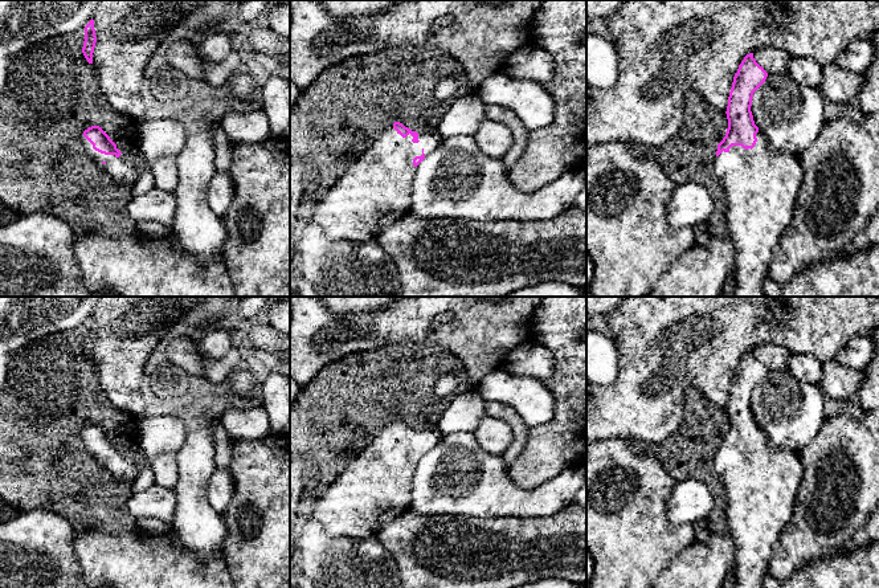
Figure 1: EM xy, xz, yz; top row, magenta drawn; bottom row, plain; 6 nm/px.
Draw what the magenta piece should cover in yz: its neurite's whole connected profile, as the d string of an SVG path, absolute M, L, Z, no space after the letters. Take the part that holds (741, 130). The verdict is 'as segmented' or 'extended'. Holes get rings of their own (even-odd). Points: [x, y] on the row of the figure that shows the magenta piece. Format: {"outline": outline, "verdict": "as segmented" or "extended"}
{"outline": "M753 53L744 57L733 77L728 97L727 119L728 128L723 140L717 144L714 160L714 173L721 181L727 199L727 228L736 252L736 286L733 297L766 297L764 279L768 277L769 266L781 242L782 234L794 219L796 201L804 183L804 170L800 158L774 151L768 147L766 138L755 124L751 111L753 93L765 82L768 73L753 58Z", "verdict": "extended"}

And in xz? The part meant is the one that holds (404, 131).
{"outline": "M400 122L388 126L380 136L363 152L363 155L346 170L324 196L312 204L312 222L318 224L330 241L365 242L392 222L406 216L410 205L412 185L416 177L417 166L432 154L442 139L436 132L416 132Z", "verdict": "extended"}

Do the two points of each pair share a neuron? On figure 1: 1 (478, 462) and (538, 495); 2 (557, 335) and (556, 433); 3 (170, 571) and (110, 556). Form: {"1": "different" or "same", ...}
{"1": "same", "2": "same", "3": "same"}

